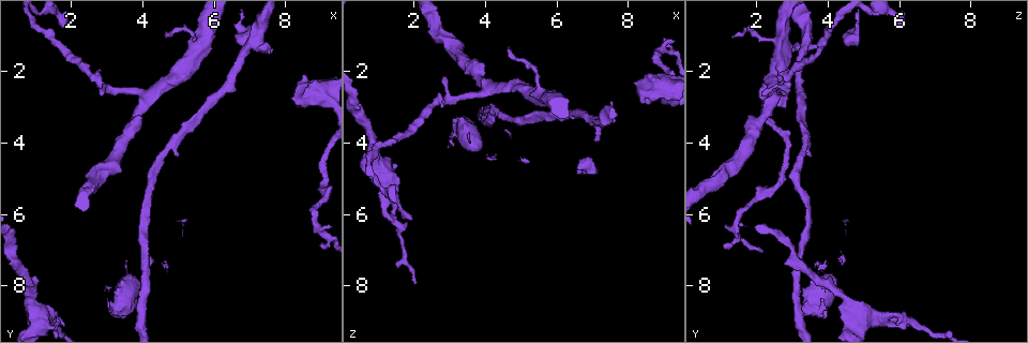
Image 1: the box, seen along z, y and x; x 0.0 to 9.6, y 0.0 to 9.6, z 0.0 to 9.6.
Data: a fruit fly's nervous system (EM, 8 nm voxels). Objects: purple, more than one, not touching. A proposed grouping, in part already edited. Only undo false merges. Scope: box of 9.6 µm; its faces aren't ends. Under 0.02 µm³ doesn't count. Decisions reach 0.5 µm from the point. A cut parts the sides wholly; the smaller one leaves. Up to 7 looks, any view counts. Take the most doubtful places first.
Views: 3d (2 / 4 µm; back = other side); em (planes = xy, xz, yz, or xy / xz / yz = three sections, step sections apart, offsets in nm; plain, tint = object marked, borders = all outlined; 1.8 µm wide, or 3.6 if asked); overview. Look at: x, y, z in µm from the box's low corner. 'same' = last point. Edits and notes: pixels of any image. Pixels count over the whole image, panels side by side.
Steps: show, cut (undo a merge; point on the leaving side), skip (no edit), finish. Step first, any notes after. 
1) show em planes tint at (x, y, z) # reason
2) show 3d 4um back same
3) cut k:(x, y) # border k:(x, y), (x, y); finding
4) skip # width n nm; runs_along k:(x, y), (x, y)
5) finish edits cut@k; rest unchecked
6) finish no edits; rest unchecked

show 3d 4um at (3.30, 8.70, 3.65) # abrupt turn

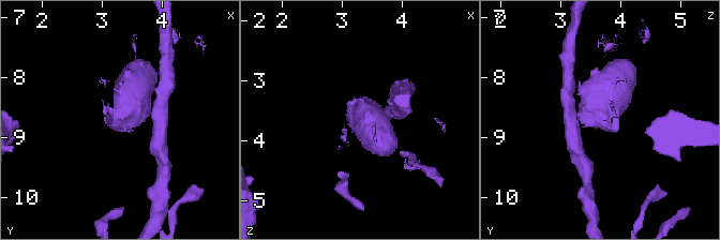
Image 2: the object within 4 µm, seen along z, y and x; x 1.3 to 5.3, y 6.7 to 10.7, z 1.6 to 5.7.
show em xz step 16 tint at (3.35, 8.60, 3.65)

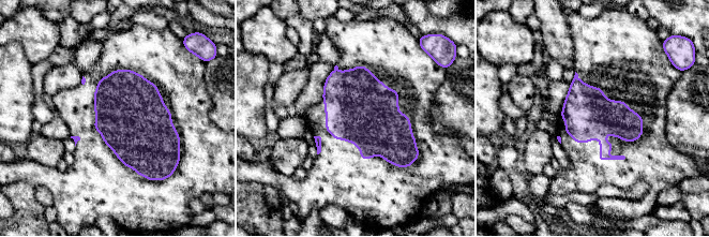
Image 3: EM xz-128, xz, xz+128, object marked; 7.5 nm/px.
show em planes tint same

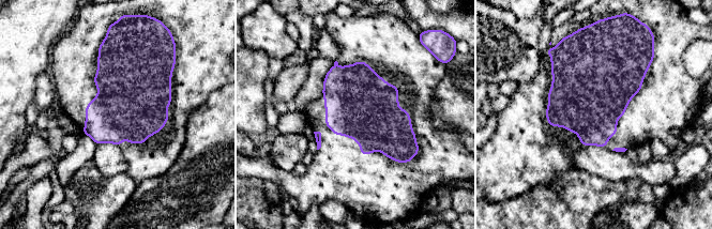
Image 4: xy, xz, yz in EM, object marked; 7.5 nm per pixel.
skip # one neuron here

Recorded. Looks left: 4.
show em planes tint at (1.25, 8.85, 5.60) # calibre changes

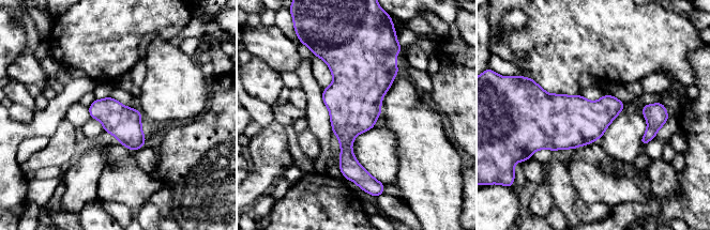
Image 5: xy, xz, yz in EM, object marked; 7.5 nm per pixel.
skip # all the same neuron

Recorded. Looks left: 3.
show em planes borders at (3.95, 6.35, 3.45) # narrows sharply

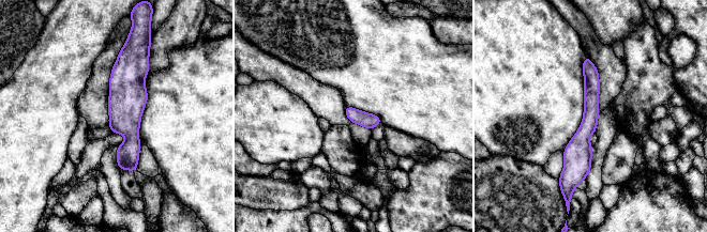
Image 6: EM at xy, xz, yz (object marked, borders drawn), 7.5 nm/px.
skip # width 110 nm; runs_along 6:(586, 59), (590, 120), (571, 179); one neuron here

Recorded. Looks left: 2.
finish no edits; rest unchecked

